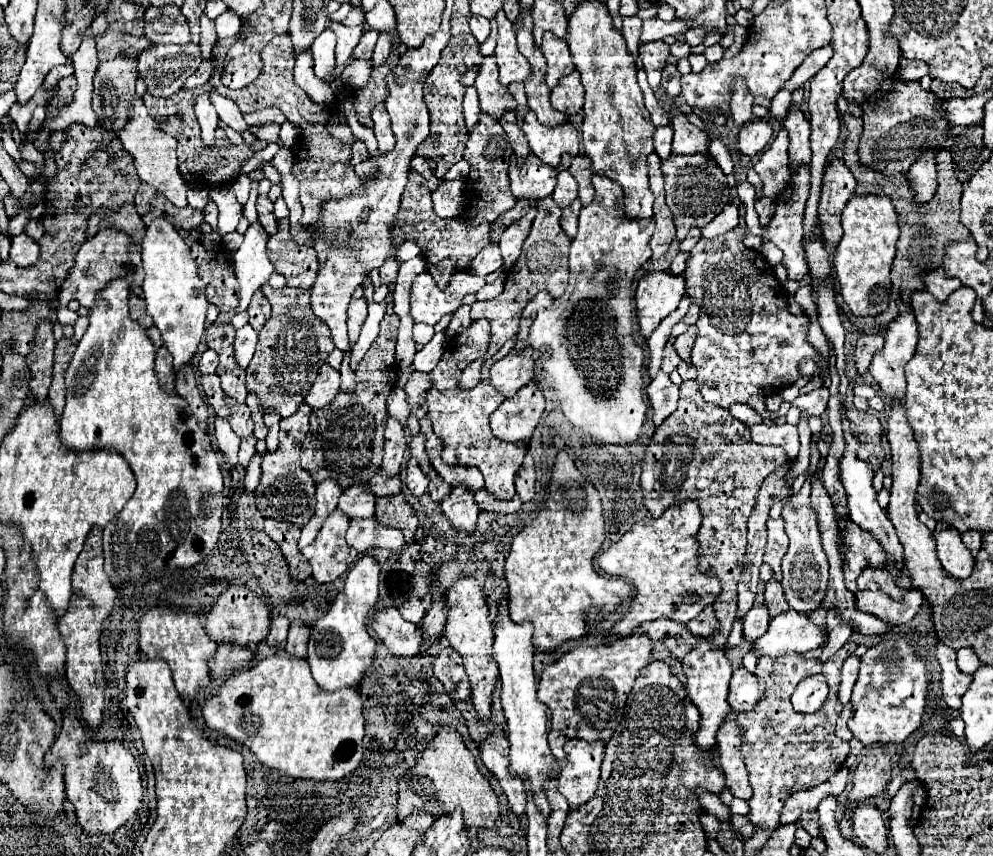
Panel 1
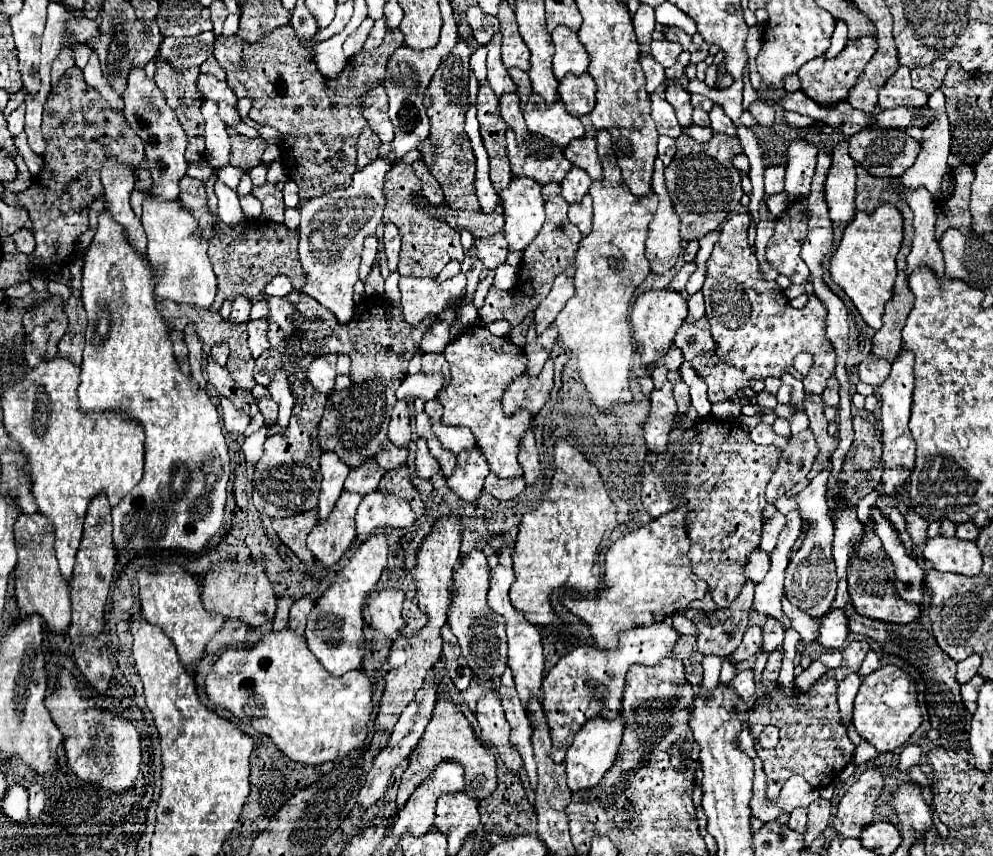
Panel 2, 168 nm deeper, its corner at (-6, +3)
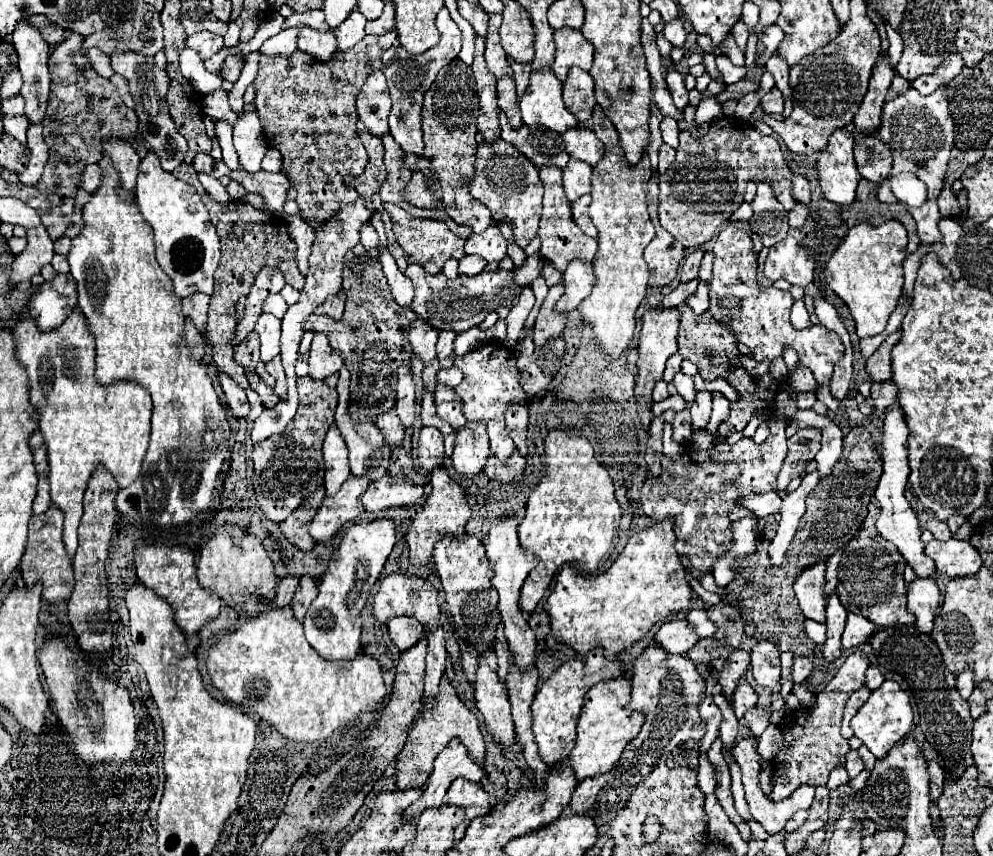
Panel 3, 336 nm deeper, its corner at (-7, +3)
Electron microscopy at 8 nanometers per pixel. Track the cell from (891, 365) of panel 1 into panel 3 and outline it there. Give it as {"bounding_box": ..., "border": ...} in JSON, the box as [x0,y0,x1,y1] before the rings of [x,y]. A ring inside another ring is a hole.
{"bounding_box":[875,399,935,577],"border":[[[895,399],[893,405],[889,405],[885,411],[885,425],[883,425],[883,443],[881,443],[883,445],[883,451],[881,451],[883,475],[881,475],[881,479],[877,483],[877,491],[875,491],[875,497],[877,497],[879,507],[881,507],[881,515],[877,519],[877,531],[887,541],[893,541],[893,545],[899,549],[899,553],[915,569],[917,575],[931,575],[933,577],[935,575],[935,563],[923,553],[919,521],[917,521],[917,515],[913,513],[911,505],[905,499],[905,485],[909,479],[907,435],[909,435],[909,429],[905,423],[905,413],[901,411],[899,401]]]}

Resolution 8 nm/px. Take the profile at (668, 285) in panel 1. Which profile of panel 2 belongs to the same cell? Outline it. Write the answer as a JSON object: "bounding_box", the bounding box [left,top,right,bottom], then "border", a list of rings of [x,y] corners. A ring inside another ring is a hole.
{"bounding_box":[632,291,686,369],"border":[[[648,291],[636,299],[632,309],[632,331],[642,355],[642,369],[650,369],[672,347],[674,335],[686,315],[686,295],[676,291]]]}

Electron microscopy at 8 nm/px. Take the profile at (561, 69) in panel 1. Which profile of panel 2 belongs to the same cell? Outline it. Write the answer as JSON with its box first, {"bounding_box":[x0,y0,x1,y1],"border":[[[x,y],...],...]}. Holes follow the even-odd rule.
{"bounding_box":[552,25,590,81],"border":[[[560,25],[552,31],[552,41],[556,47],[554,53],[554,77],[560,81],[566,73],[582,75],[588,69],[590,57],[584,45],[578,41],[578,35],[568,27]]]}

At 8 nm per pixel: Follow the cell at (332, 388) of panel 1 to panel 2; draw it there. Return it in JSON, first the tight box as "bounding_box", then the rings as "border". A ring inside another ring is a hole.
{"bounding_box":[308,355,336,393],"border":[[[336,355],[316,357],[308,367],[308,379],[320,393],[332,393],[336,381]]]}

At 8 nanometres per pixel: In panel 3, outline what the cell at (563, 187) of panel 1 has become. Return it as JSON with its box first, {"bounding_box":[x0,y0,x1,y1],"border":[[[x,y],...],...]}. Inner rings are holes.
{"bounding_box":[563,161,591,201],"border":[[[569,161],[563,169],[563,187],[569,201],[577,201],[581,195],[591,193],[591,165],[585,165],[583,161]]]}

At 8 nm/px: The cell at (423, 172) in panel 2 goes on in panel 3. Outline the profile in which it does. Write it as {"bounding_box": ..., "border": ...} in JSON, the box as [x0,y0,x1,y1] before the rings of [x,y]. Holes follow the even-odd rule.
{"bounding_box":[405,171,437,209],"border":[[[415,171],[407,189],[405,189],[405,199],[415,205],[415,207],[423,207],[423,209],[433,209],[437,203],[435,193],[431,191],[427,177],[421,171]]]}

